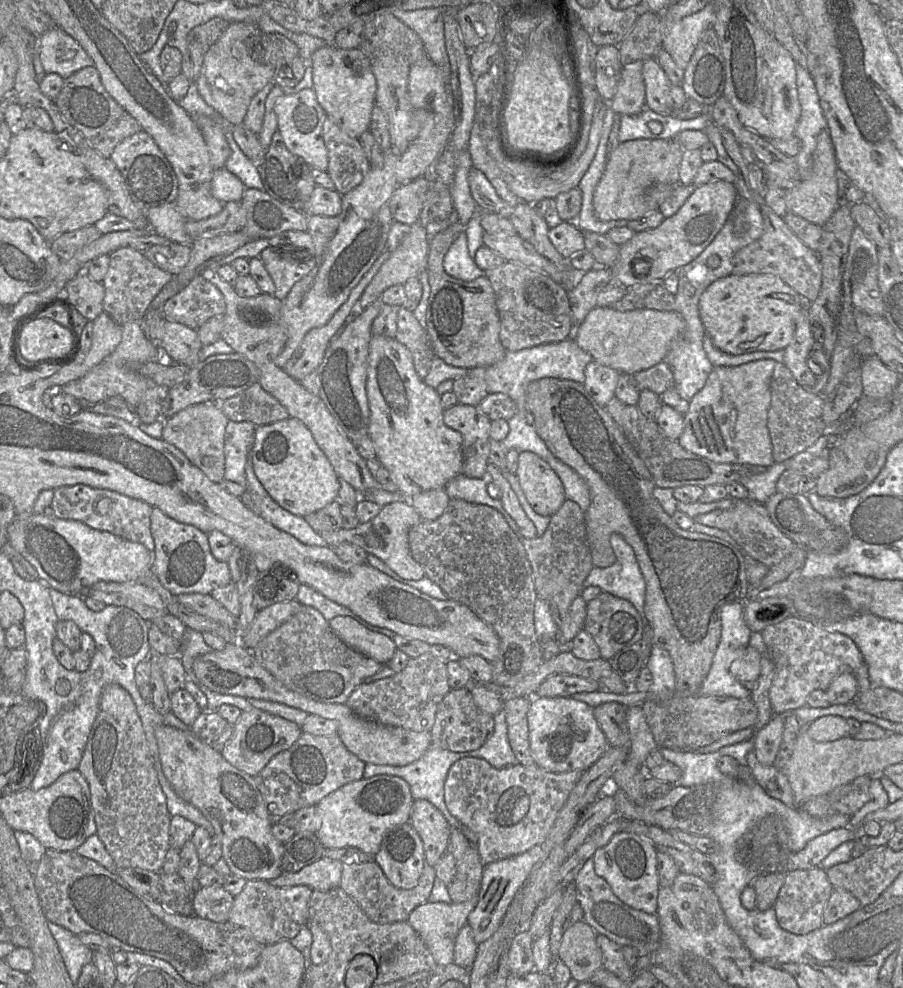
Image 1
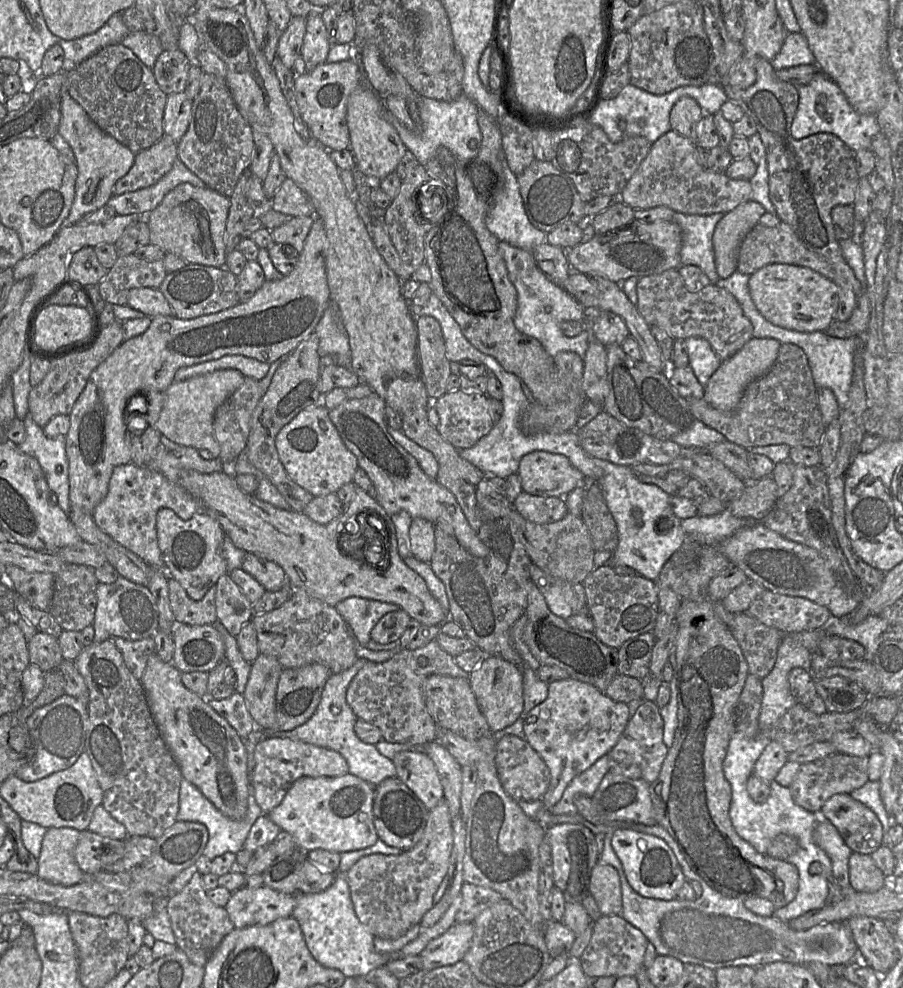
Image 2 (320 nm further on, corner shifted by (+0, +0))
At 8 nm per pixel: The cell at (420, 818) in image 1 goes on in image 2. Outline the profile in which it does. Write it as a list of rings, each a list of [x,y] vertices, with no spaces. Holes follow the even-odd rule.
[[[401,751],[392,759],[396,776],[432,810],[443,799],[443,788],[436,767],[426,752]]]

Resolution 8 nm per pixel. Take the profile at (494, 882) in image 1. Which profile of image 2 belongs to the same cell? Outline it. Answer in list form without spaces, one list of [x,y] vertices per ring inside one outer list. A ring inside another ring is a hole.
[[[454,923],[444,934],[431,940],[419,954],[422,970],[450,966],[461,961],[471,946],[472,923]]]

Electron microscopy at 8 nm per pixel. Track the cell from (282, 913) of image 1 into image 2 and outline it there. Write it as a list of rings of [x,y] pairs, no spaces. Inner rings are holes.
[[[265,885],[258,888],[244,886],[232,893],[225,909],[235,928],[245,928],[290,917],[295,905],[295,895]]]

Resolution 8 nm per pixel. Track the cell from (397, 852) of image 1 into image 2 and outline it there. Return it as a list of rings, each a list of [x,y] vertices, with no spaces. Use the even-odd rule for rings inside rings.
[[[395,776],[386,778],[375,786],[372,812],[378,838],[389,846],[405,851],[421,839],[429,810],[417,795]]]

